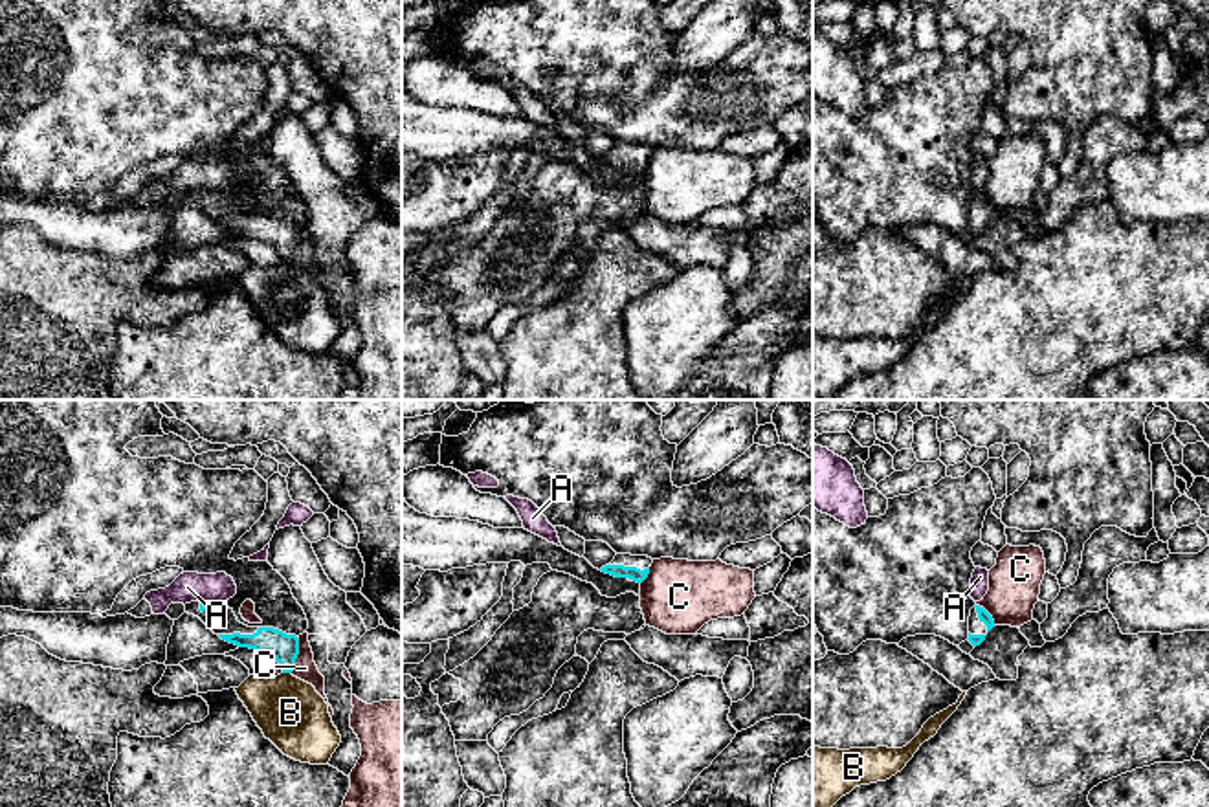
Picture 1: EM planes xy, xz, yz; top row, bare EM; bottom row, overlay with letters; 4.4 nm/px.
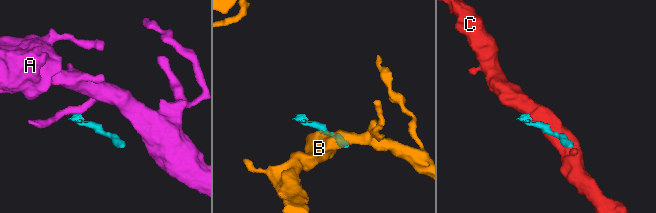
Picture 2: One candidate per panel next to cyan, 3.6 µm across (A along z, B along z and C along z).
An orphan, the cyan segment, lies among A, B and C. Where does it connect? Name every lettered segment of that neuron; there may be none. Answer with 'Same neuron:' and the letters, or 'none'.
Same neuron: none

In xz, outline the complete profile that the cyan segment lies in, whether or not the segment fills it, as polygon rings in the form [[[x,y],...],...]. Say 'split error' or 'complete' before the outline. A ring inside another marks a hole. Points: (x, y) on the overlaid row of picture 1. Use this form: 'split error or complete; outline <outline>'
split error; outline [[[616,554],[615,559],[600,570],[615,578],[627,578],[629,581],[642,583],[653,559],[648,556]]]

